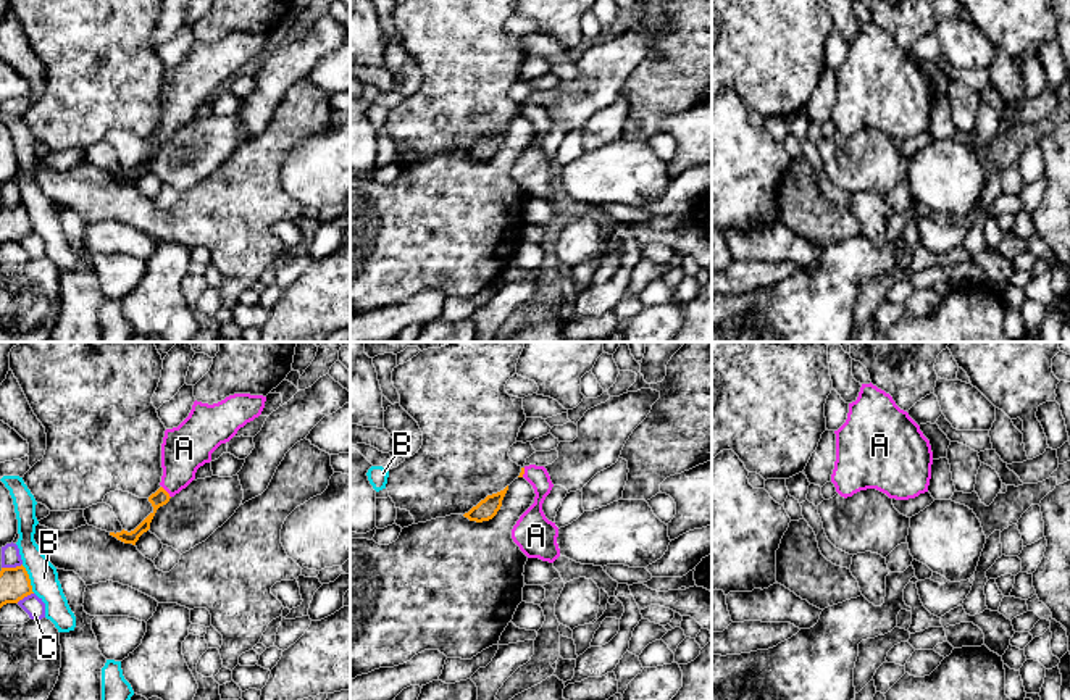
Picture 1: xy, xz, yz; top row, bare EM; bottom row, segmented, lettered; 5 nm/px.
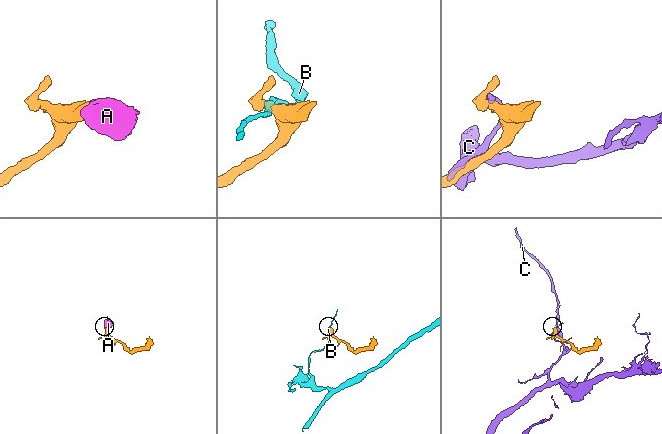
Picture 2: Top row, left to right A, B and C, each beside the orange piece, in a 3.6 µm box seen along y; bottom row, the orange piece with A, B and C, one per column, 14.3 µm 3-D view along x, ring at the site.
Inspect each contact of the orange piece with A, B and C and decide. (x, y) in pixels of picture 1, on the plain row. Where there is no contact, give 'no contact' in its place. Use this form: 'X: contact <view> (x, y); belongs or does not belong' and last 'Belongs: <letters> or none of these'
A: contact xy (167, 131); belongs
B: contact xy (29, 218); does not belong
C: contact xy (25, 234); does not belong
Belongs: A

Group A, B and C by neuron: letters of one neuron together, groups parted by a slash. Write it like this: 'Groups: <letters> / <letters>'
Groups: A / B / C

